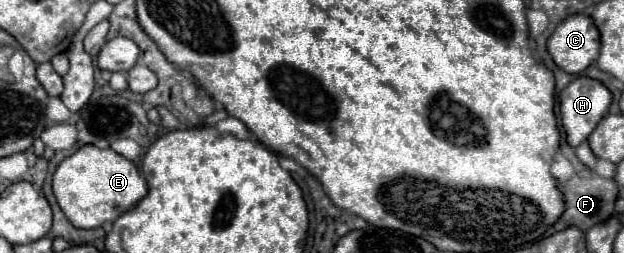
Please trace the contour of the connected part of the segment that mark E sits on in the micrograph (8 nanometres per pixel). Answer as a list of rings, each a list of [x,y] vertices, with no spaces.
[[[85,145],[61,161],[53,175],[53,193],[61,211],[75,227],[95,229],[105,221],[115,221],[121,213],[135,207],[147,195],[147,183],[137,167],[111,147],[99,149],[95,145]]]

